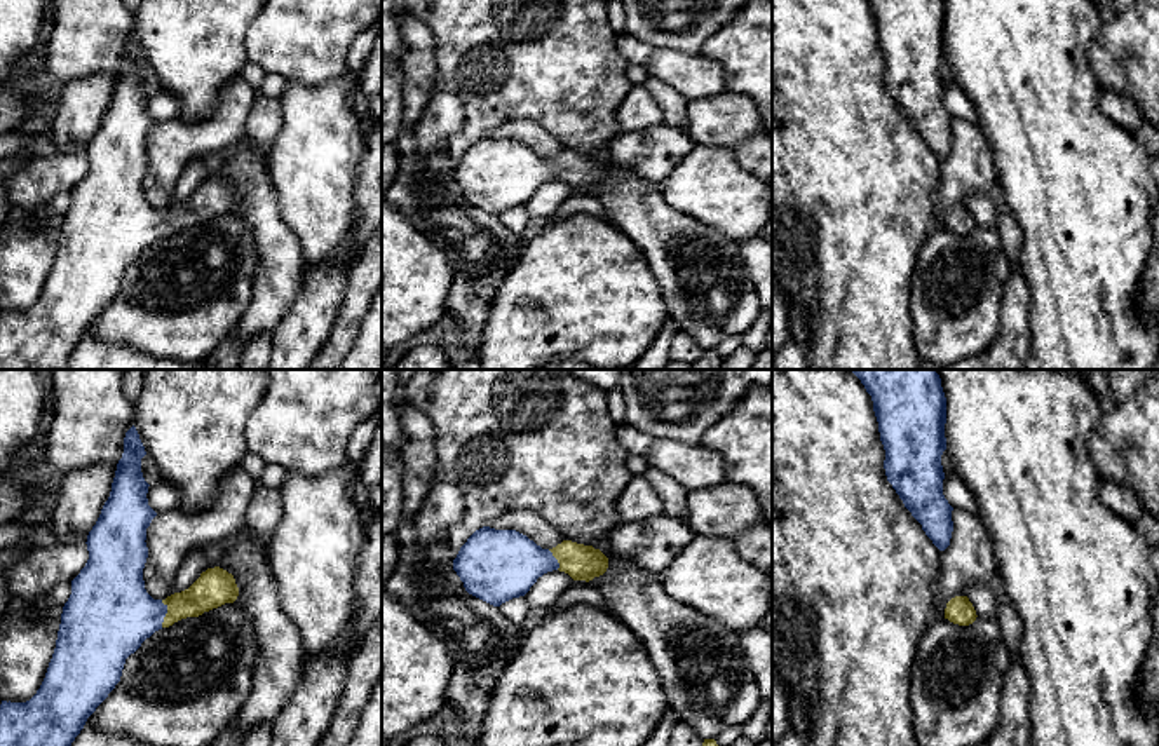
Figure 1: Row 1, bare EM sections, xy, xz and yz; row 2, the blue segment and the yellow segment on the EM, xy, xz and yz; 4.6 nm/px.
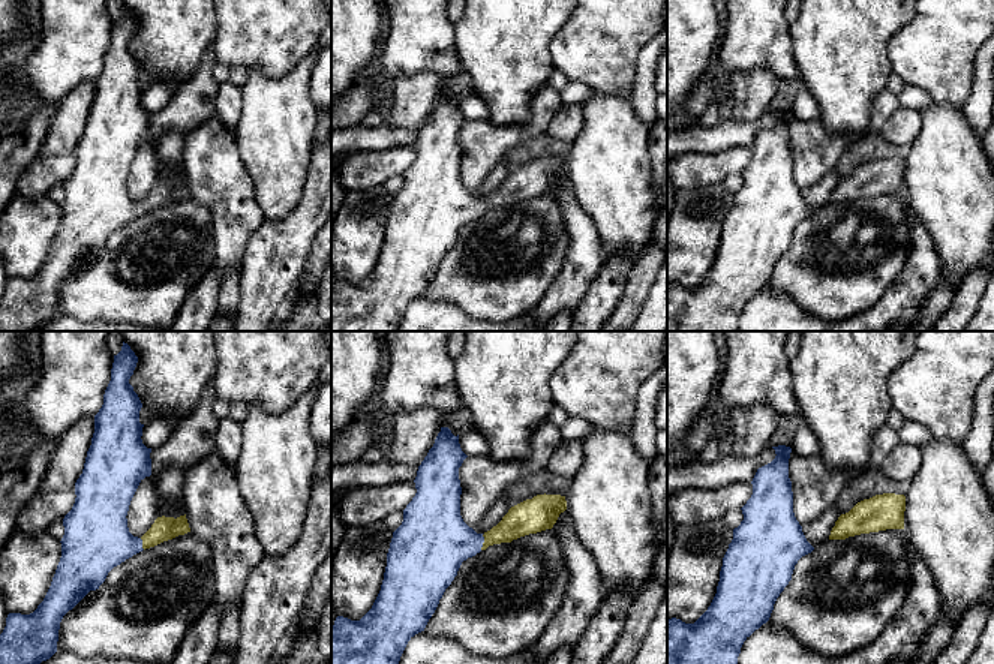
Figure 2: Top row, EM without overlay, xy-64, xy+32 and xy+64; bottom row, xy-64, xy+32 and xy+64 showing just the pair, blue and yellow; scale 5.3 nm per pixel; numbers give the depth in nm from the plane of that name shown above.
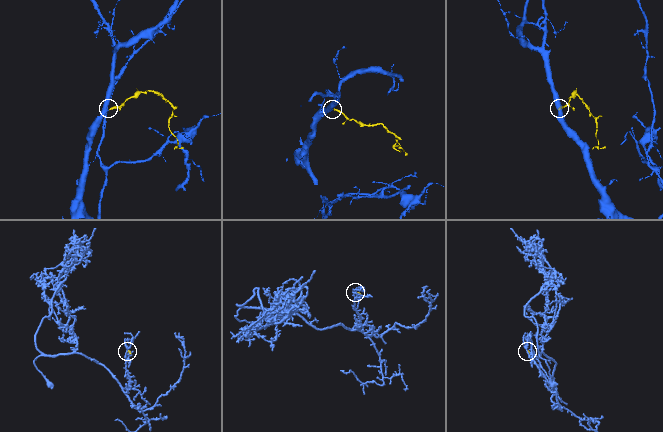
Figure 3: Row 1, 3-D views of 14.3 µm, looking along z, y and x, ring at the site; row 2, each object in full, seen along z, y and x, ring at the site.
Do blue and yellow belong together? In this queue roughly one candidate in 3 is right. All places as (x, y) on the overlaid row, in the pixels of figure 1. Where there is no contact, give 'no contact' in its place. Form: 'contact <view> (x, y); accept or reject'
contact xy (166, 612); accept

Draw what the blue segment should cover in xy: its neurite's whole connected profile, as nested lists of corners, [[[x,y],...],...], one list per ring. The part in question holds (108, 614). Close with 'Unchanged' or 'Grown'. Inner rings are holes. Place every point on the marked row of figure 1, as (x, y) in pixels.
[[[136,427],[124,437],[124,453],[117,464],[112,492],[87,535],[89,560],[71,580],[71,594],[63,607],[56,648],[45,678],[26,702],[0,704],[0,746],[71,746],[87,718],[120,682],[125,659],[155,631],[186,617],[234,603],[239,596],[235,579],[214,566],[185,591],[153,600],[143,580],[148,558],[146,528],[157,512],[148,505],[148,483],[141,472],[146,455]]]. Grown

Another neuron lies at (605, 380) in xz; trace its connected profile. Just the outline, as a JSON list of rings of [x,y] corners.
[[[568,370],[575,378],[608,392],[619,387],[622,370]]]

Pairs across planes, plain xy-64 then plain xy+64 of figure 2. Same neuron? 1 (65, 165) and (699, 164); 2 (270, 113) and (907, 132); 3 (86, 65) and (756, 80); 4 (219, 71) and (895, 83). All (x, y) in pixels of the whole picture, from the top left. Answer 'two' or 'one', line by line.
1: one
2: two
3: two
4: one

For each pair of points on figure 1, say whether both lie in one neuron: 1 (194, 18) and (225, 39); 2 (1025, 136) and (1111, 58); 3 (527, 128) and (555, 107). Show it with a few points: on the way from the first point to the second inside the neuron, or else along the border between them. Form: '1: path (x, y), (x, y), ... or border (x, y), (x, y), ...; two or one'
1: path (201, 25), (218, 39); one
2: border (1097, 32), (1088, 51), (1088, 67), (1104, 89); two
3: border (494, 128), (509, 121), (534, 121), (563, 149); two

